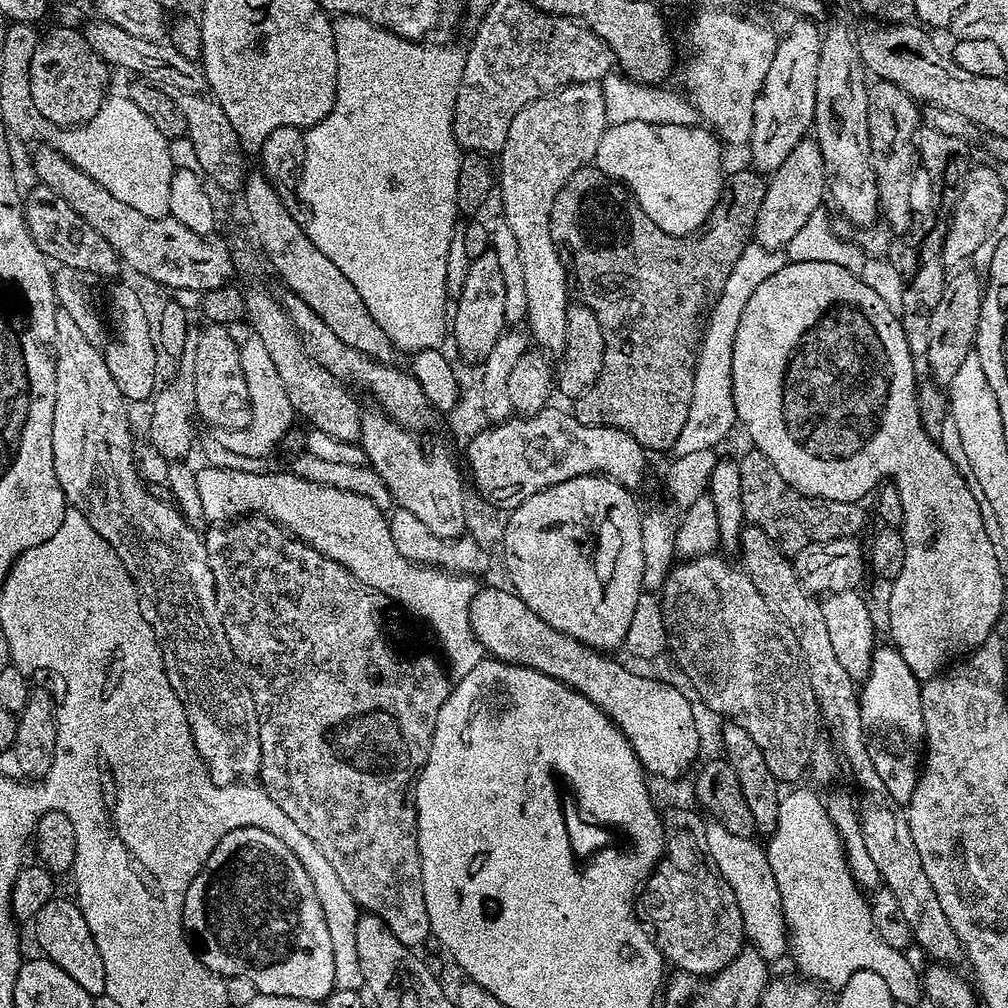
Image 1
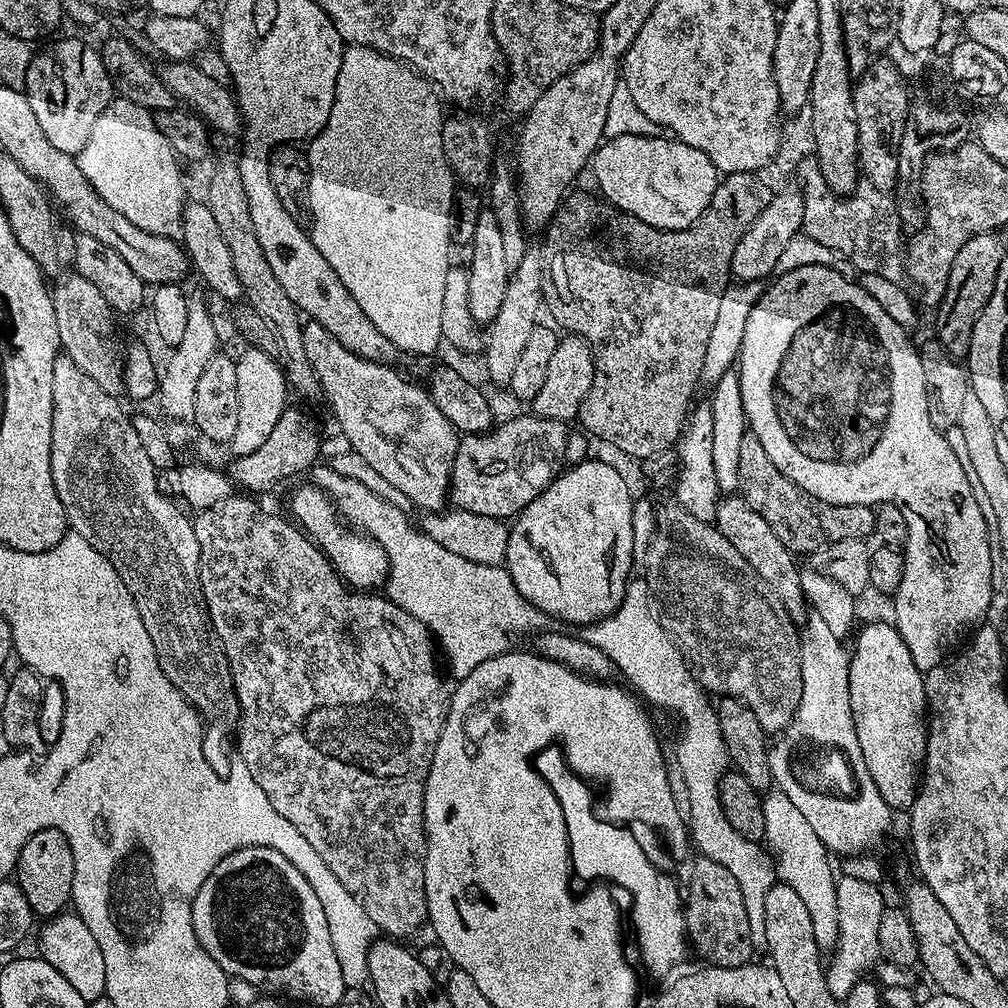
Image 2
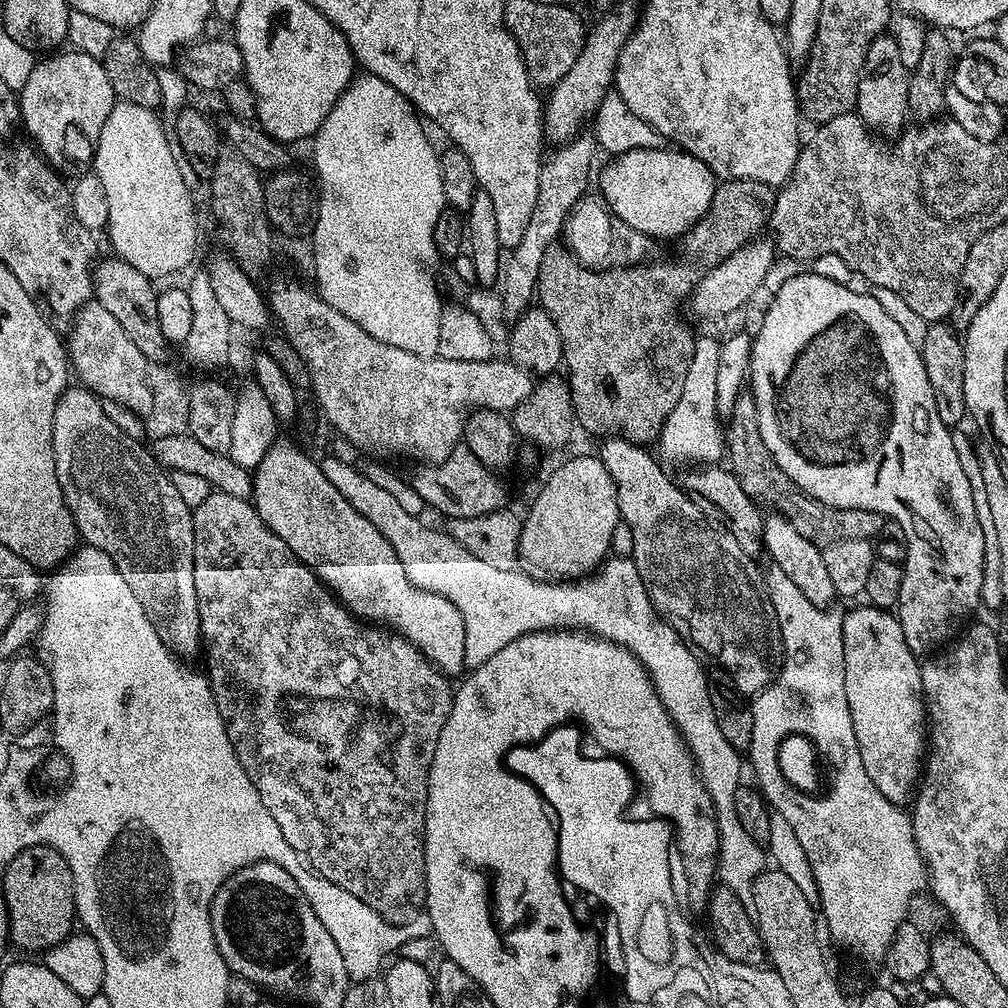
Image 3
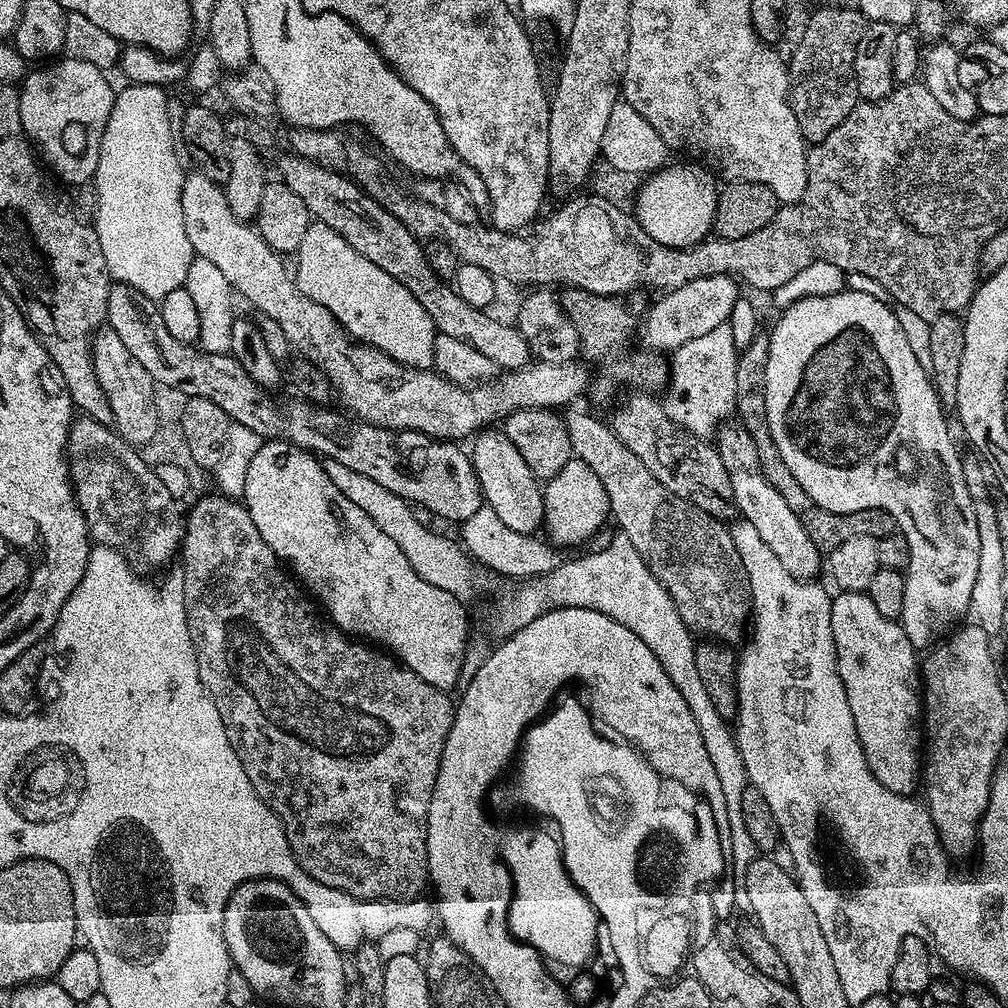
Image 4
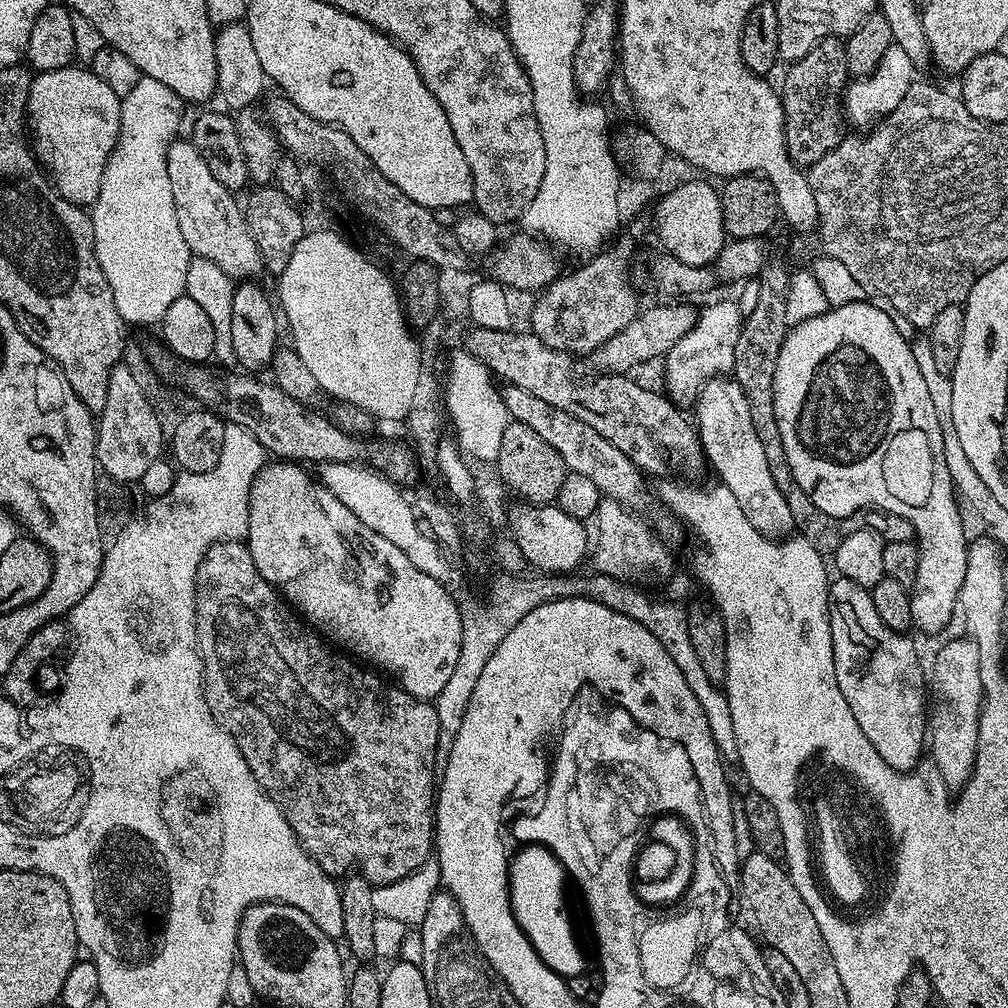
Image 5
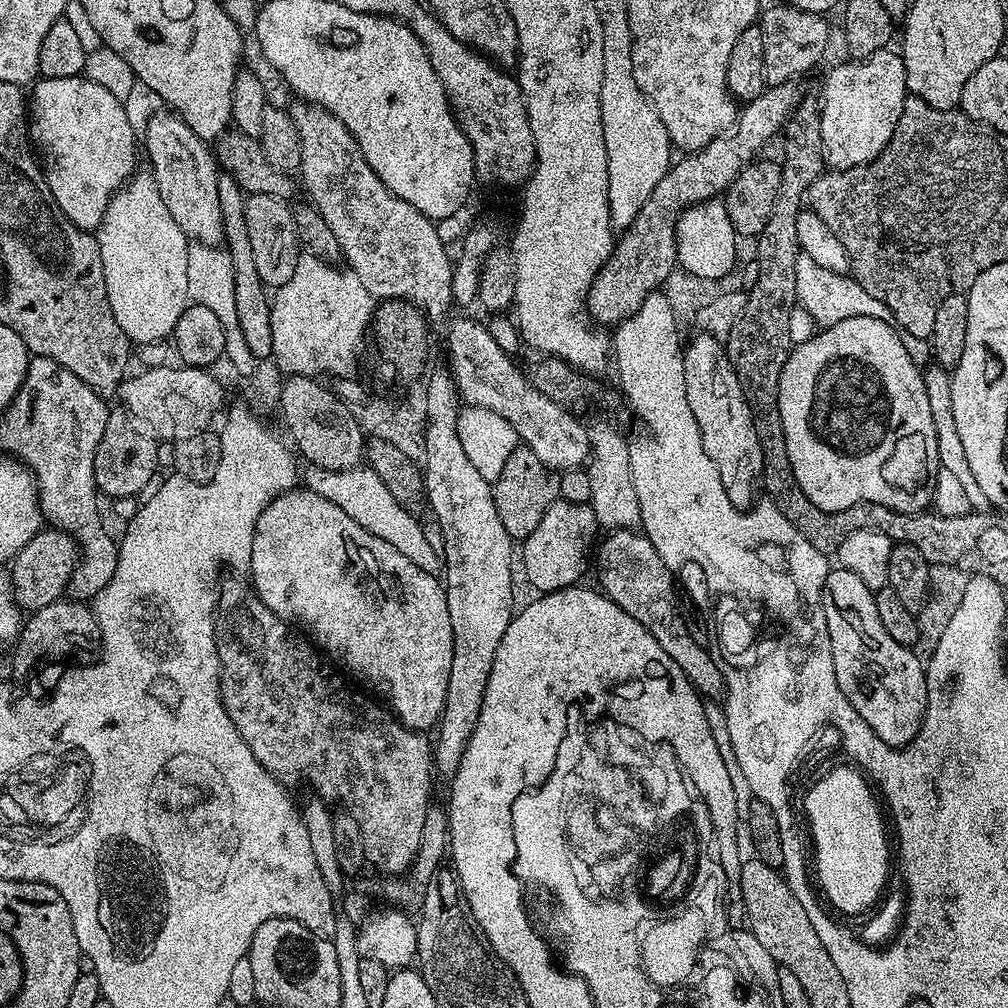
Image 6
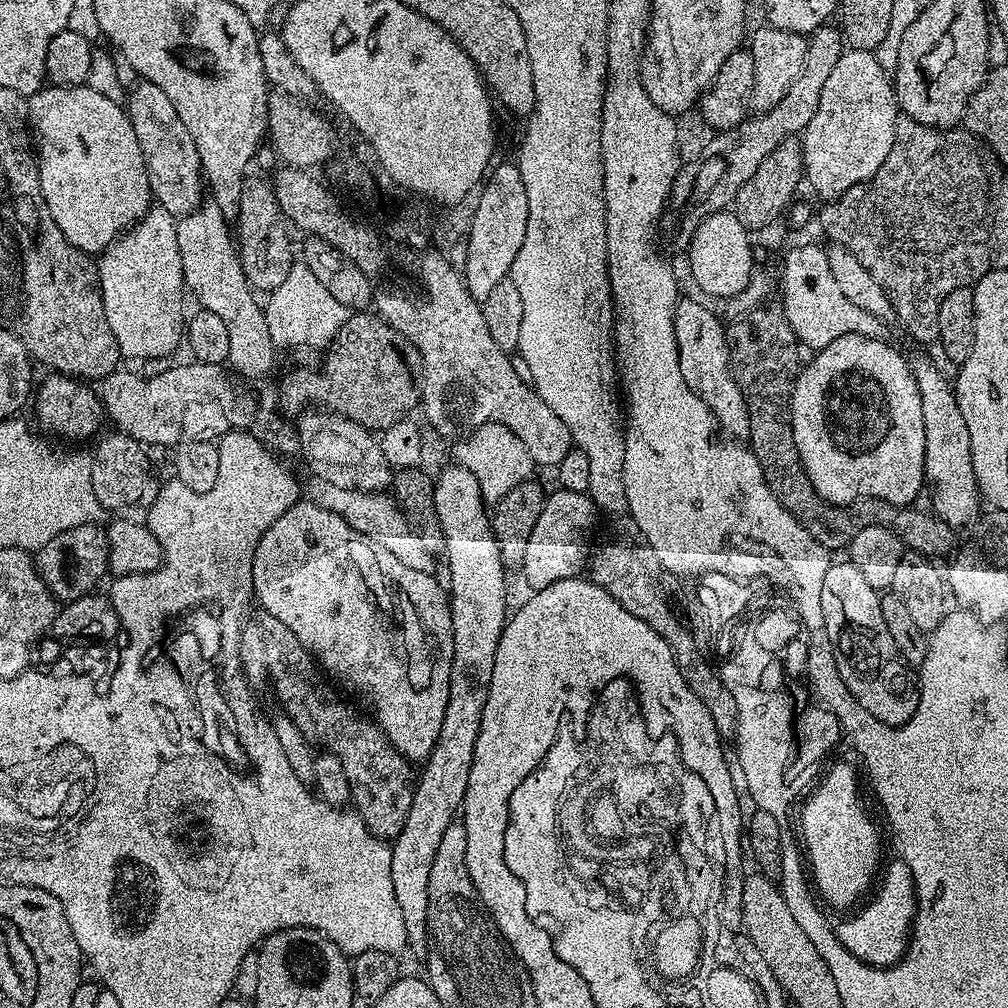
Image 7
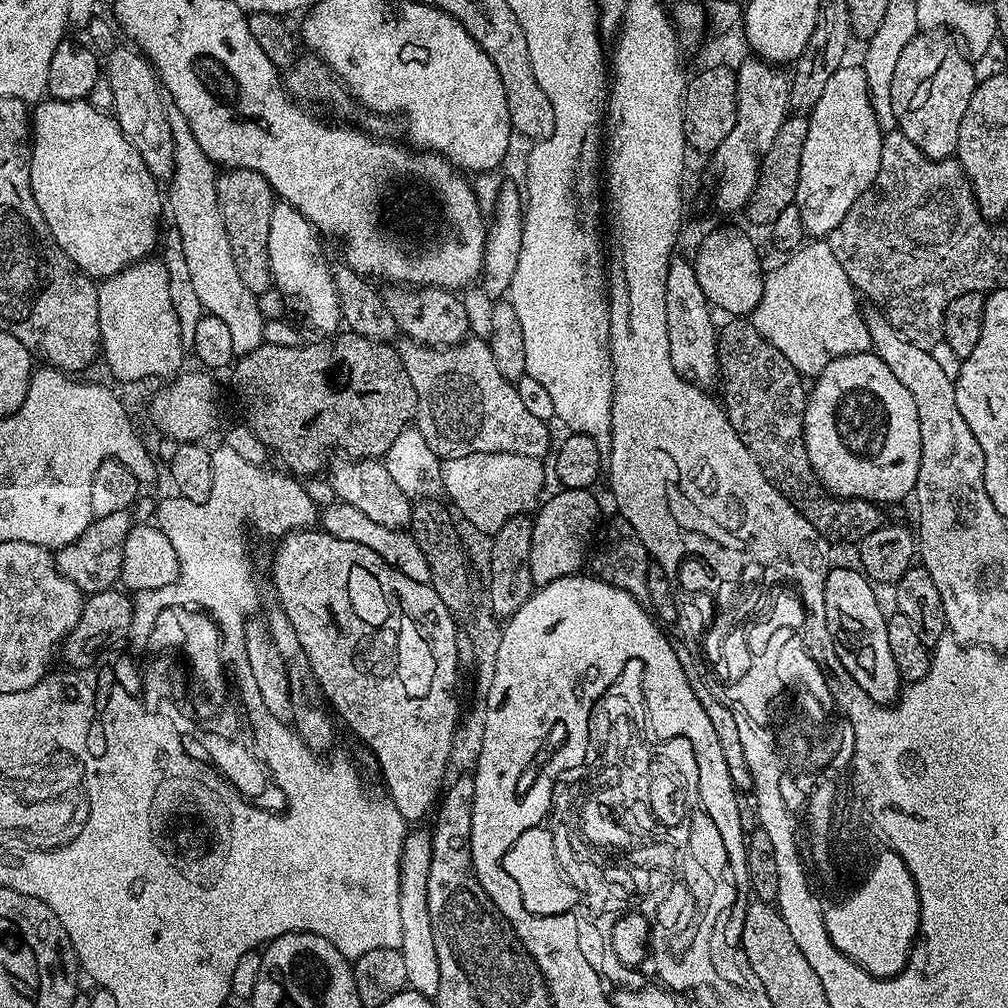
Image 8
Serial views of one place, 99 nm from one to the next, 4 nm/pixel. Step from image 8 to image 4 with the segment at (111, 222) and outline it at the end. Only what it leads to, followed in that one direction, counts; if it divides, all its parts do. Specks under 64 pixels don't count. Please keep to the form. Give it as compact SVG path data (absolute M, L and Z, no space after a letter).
M71 58L60 59L33 67L36 69L33 72L31 69L19 85L22 126L42 160L44 155L43 163L49 169L52 167L68 184L84 184L87 180L89 183L96 175L102 134L116 92L98 66Z

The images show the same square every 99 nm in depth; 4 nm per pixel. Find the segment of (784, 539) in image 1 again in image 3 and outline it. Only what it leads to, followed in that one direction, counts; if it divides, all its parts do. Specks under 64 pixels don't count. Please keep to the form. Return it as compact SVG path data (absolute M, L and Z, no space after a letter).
M743 390L738 394L732 415L727 417L726 460L729 460L730 471L738 478L738 486L746 490L751 500L786 517L796 527L798 534L814 545L827 546L834 542L855 540L875 541L878 530L882 530L886 519L882 514L874 510L862 510L858 506L822 504L819 499L807 496L797 488L793 480L786 478L782 466L778 466L770 450L766 450L766 442L762 442L762 430L758 426L756 403L751 391Z

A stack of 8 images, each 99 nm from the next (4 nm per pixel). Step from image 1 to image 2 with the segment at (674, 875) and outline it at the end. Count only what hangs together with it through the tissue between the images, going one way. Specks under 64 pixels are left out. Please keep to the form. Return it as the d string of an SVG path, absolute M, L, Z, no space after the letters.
M697 859L692 868L692 877L688 880L688 901L682 904L686 940L691 951L697 952L699 959L706 965L714 967L742 967L753 959L754 949L750 938L750 918L746 918L746 906L742 902L742 890L738 890L738 882L734 882L730 870L718 866L718 862Z

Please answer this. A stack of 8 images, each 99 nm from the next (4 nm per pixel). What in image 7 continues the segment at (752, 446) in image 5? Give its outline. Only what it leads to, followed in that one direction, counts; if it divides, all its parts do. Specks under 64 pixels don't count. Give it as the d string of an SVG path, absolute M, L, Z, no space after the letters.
M677 299L674 338L678 342L682 378L686 378L686 386L690 386L690 390L694 390L694 394L698 394L698 398L702 398L702 402L712 411L717 429L725 437L744 438L750 430L750 420L746 414L746 402L742 402L742 390L738 390L728 365L725 331L725 325L720 325L719 318L706 305L696 300Z

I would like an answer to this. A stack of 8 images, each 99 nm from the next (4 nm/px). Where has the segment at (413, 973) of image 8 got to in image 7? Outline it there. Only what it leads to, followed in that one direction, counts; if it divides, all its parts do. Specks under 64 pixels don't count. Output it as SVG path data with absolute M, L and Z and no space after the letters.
M449 463L435 473L434 507L444 532L443 555L448 555L446 591L452 605L452 641L454 658L450 662L450 698L446 698L446 714L438 742L423 761L412 789L410 814L396 839L391 841L390 882L394 882L394 898L402 910L406 926L407 947L423 957L428 950L428 910L430 908L430 869L434 854L446 834L446 826L457 819L464 806L466 786L470 782L470 766L474 762L474 746L482 726L482 710L490 694L490 678L494 678L494 662L502 630L510 615L508 580L494 538L489 509L482 498L478 478L461 464Z

